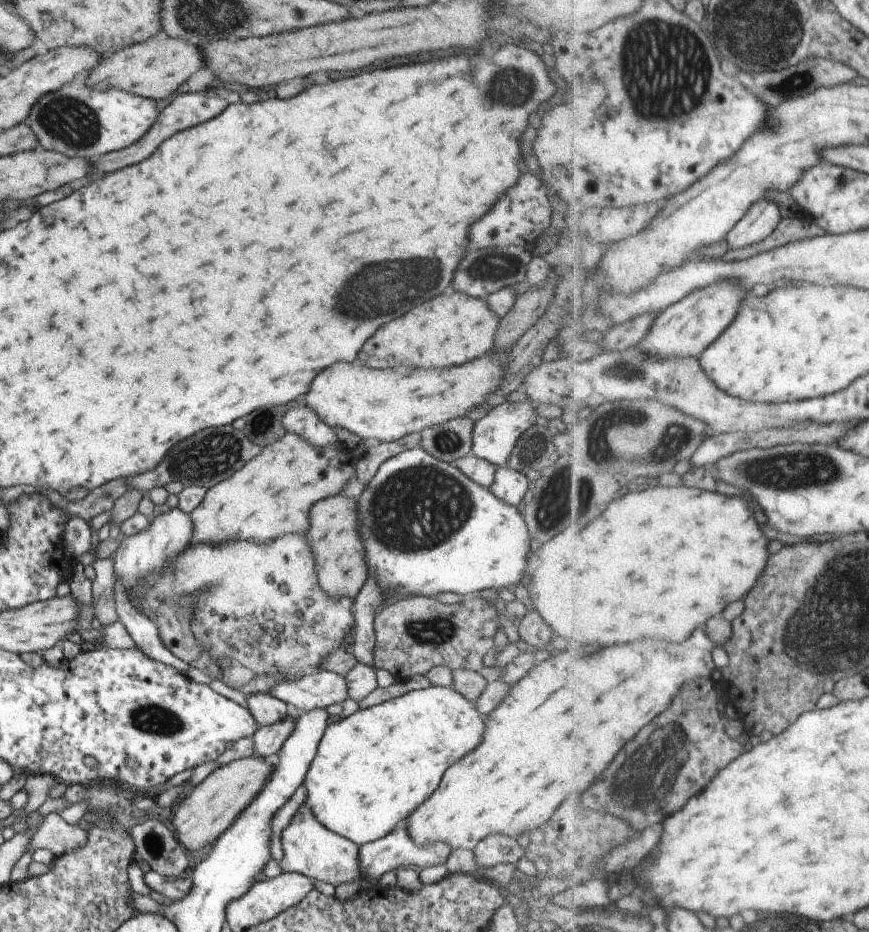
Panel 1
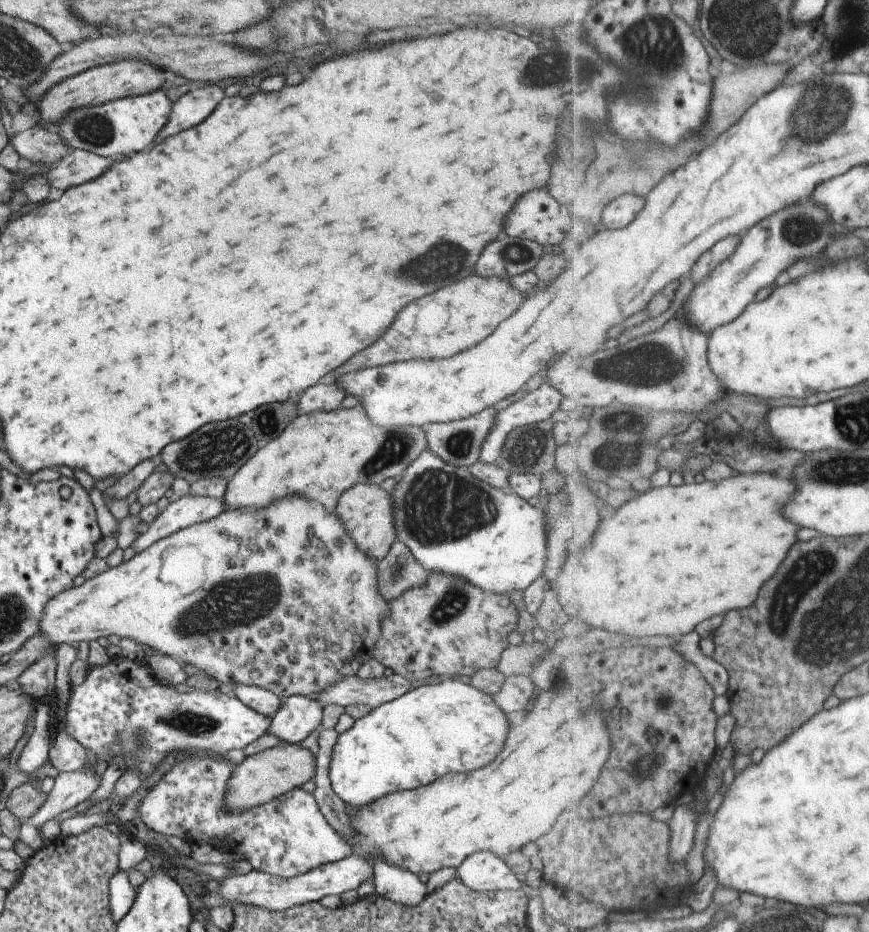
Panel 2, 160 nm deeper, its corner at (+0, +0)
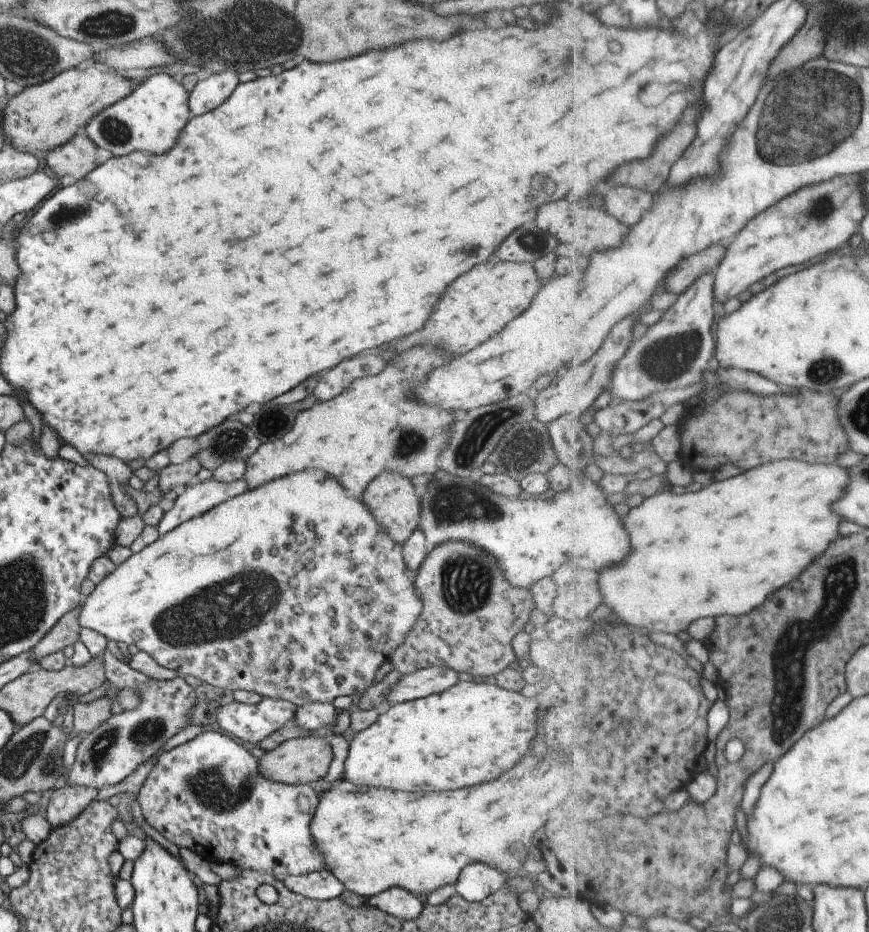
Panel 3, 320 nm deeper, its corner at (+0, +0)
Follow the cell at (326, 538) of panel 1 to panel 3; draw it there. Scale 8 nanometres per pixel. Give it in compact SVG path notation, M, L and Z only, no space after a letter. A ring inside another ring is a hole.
M385 471L377 475L364 490L361 500L365 503L380 527L398 543L407 540L407 537L418 528L420 519L420 495L415 493L407 477L395 471Z

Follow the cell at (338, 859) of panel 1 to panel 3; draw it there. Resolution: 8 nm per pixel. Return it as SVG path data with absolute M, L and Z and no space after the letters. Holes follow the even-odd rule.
M213 730L203 731L192 740L179 744L167 751L163 751L156 759L150 772L147 774L142 786L139 789L137 800L140 805L141 814L145 823L149 823L155 831L163 838L164 842L175 848L184 846L200 855L207 863L217 861L220 863L231 863L241 870L249 869L274 876L277 880L282 880L284 876L304 875L324 868L320 852L314 845L310 837L309 824L316 810L318 798L311 786L307 783L302 785L286 785L265 778L258 769L260 760L250 754L241 744L225 734L220 734Z

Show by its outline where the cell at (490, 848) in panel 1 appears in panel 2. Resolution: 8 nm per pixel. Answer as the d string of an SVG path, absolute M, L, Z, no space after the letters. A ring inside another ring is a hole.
M477 851L466 856L456 866L455 872L470 892L510 891L524 887L501 857L489 851Z

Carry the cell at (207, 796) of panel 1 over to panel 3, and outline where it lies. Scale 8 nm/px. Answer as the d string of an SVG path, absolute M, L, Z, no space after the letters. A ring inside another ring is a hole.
M302 736L286 740L273 750L267 751L258 763L260 773L269 780L286 785L302 785L323 778L331 762L329 738L319 736Z

